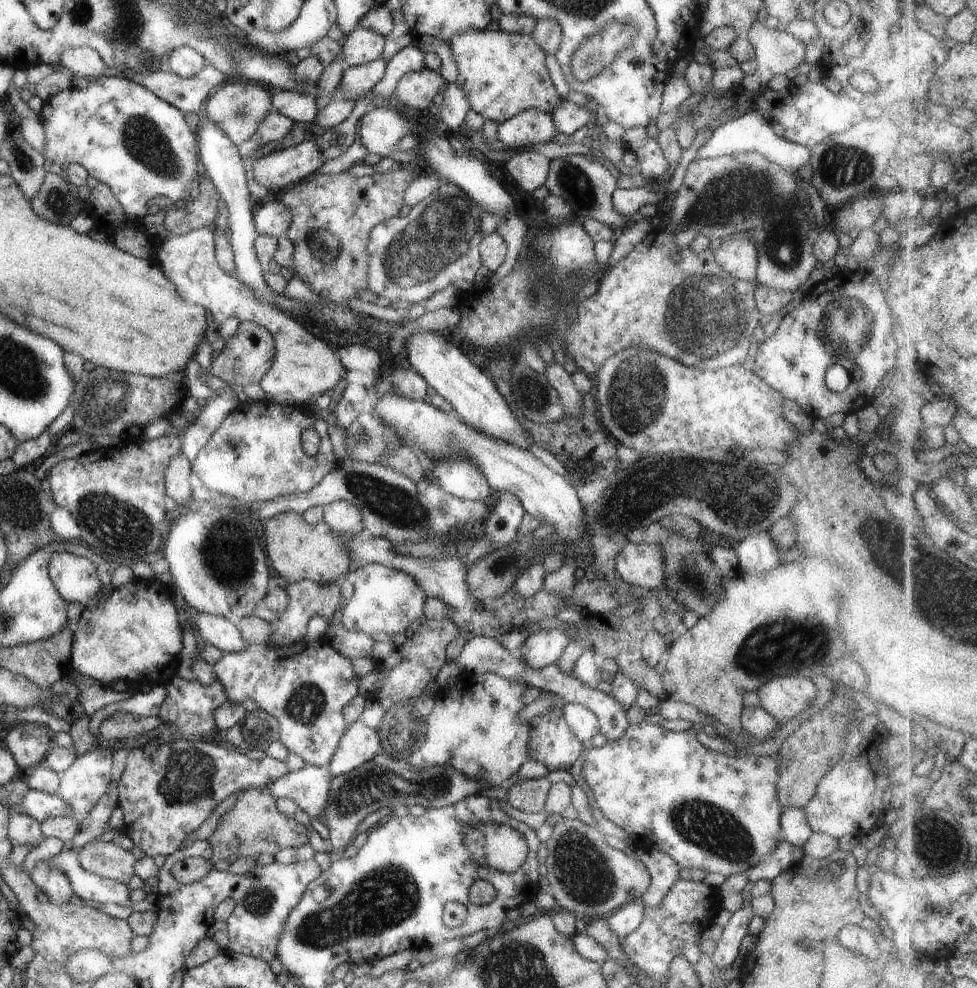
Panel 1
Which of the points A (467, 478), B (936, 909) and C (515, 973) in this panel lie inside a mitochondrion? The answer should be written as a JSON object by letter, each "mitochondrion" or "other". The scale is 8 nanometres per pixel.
{"A":"other","B":"mitochondrion","C":"mitochondrion"}

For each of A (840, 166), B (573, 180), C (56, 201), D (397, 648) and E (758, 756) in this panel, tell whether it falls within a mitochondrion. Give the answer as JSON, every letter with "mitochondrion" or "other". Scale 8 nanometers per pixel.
{"A":"mitochondrion","B":"mitochondrion","C":"mitochondrion","D":"other","E":"other"}

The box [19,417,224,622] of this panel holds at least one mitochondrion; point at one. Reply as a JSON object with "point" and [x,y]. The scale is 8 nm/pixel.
{"point":[119,526]}

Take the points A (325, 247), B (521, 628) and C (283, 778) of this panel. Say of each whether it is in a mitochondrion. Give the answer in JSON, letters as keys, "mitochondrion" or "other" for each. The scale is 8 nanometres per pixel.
{"A":"mitochondrion","B":"other","C":"other"}

